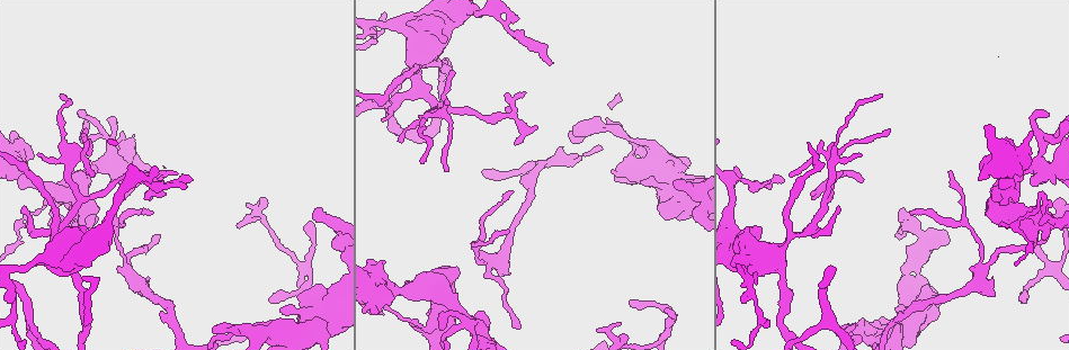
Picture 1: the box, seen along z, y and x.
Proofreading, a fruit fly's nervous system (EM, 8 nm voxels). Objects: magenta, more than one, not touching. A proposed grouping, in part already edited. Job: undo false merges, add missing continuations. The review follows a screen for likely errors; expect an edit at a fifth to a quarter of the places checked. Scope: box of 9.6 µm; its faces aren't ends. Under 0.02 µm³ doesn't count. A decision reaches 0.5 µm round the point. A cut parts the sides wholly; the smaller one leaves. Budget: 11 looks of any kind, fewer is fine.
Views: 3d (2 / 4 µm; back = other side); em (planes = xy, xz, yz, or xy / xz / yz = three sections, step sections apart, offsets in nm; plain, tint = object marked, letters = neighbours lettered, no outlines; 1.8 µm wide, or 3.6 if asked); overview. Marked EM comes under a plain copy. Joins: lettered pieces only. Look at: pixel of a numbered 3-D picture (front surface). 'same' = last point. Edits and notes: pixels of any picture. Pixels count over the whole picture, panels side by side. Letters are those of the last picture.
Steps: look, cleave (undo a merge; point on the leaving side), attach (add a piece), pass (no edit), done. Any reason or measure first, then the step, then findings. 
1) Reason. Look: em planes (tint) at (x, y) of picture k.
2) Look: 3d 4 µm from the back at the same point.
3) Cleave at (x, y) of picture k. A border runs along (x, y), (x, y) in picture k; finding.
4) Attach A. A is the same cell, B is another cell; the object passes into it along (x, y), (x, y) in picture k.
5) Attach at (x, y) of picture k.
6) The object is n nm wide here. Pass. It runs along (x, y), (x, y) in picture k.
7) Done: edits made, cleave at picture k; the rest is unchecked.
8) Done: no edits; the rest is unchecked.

Thin arm on a thick one. Look: 3d 2 µm at (457, 16) of picture 1.

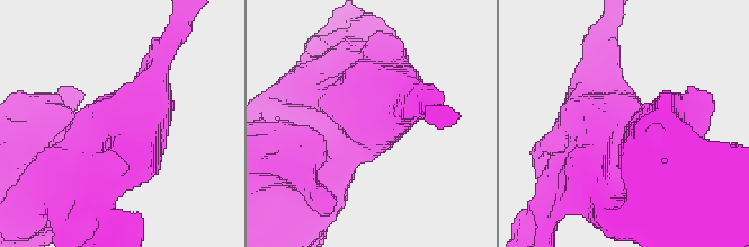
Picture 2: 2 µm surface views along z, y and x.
Need the tissue. Look: em xy step 8 (tint) at (368, 130) of picture 2.

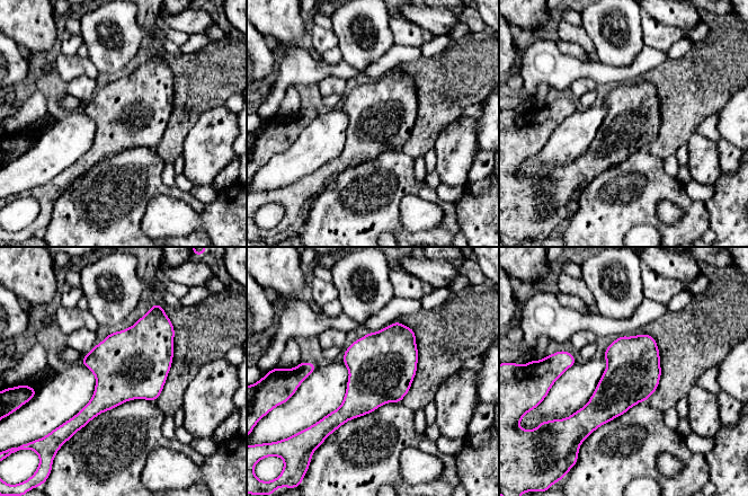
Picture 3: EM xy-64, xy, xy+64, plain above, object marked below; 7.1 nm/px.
Cut it another way. Look: em planes (letters) at the same point.

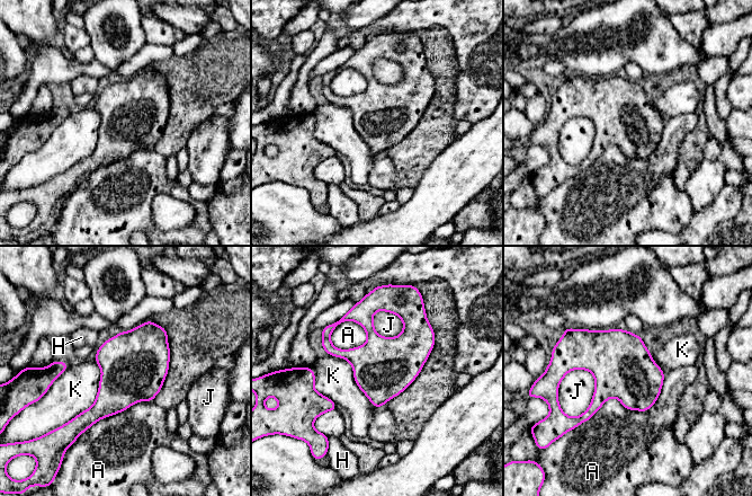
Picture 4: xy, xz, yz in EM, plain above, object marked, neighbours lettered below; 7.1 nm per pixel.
The object is 440 nm wide here. Pass. A, H, J and K are other cells; a border runs along (327, 353), (349, 363), (378, 407) in picture 4; all the same neuron.

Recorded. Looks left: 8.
Look: em xz step 16 (letters) at (38, 154) of picture 1.

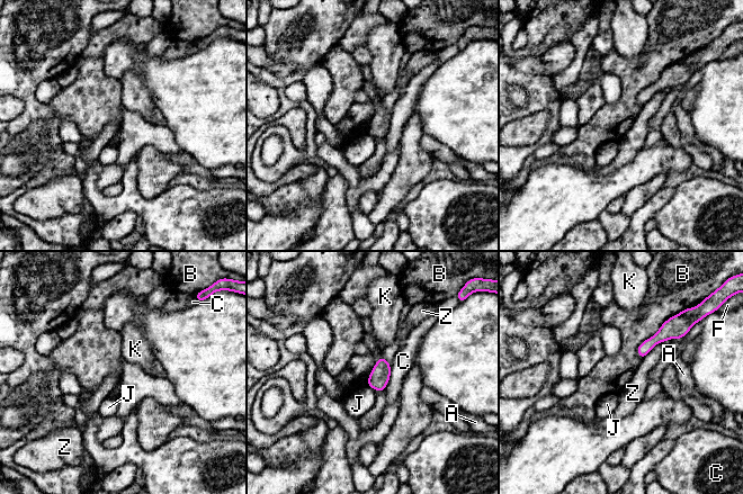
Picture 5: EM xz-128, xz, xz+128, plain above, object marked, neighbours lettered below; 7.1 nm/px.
Another direction. Look: em xy step 16 (letters) at the same point.

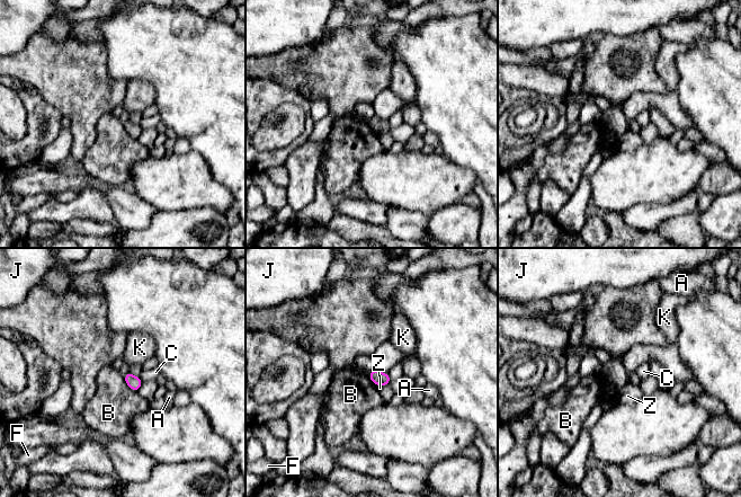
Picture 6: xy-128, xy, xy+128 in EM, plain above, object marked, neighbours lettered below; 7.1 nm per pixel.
Pass. A, B, C, F, J, K and Z are other cells; none of them fits.

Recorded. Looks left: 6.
Free end. Look: em planes (letters) at (92, 173) of picture 1.

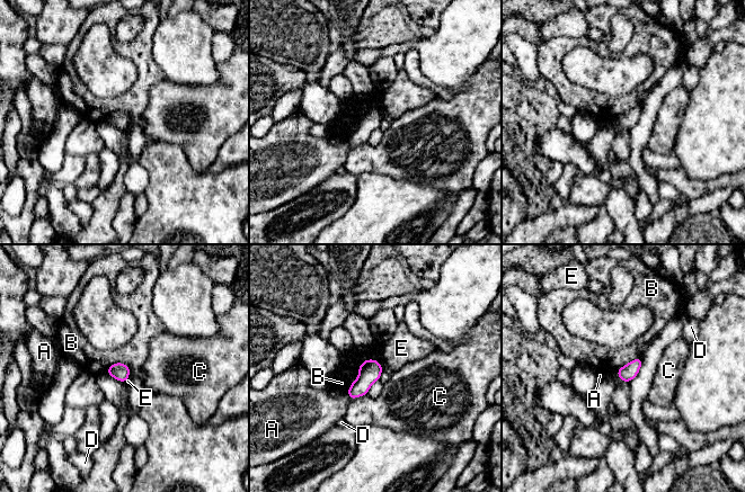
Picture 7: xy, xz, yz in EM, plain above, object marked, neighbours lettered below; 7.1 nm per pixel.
Pass. A, B, C, D and E are other cells; a border runs along (130, 367), (113, 363), (105, 370) in picture 7; none of them fits.

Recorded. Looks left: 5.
Sharp bend. Look: 3d 4 µm at (1003, 206) of picture 1.

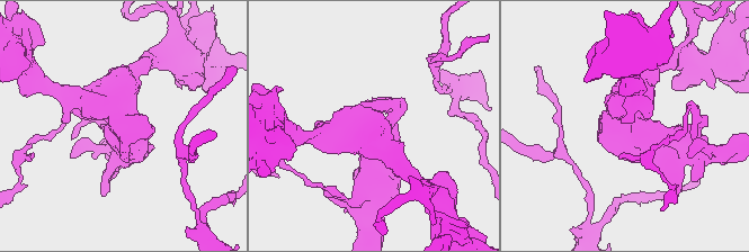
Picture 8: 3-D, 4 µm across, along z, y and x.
Look: em planes (letters) at (121, 127) of picture 8.

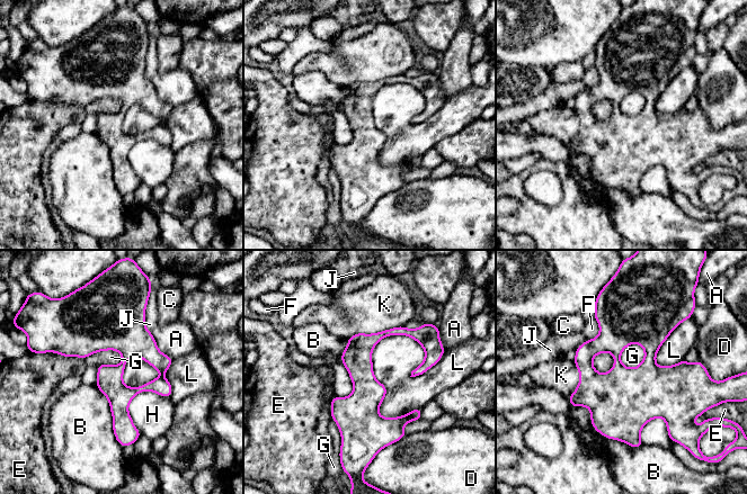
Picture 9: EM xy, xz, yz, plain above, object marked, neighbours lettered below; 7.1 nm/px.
The longest contact is with B, 600 nm. Pass. A, B, C, D, E, F, G, H, J, K and L are other cells; a border runs along (122, 353), (99, 350), (85, 359) in picture 9; all the same neuron.

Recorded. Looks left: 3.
Done: no edits; the rest is unchecked.

